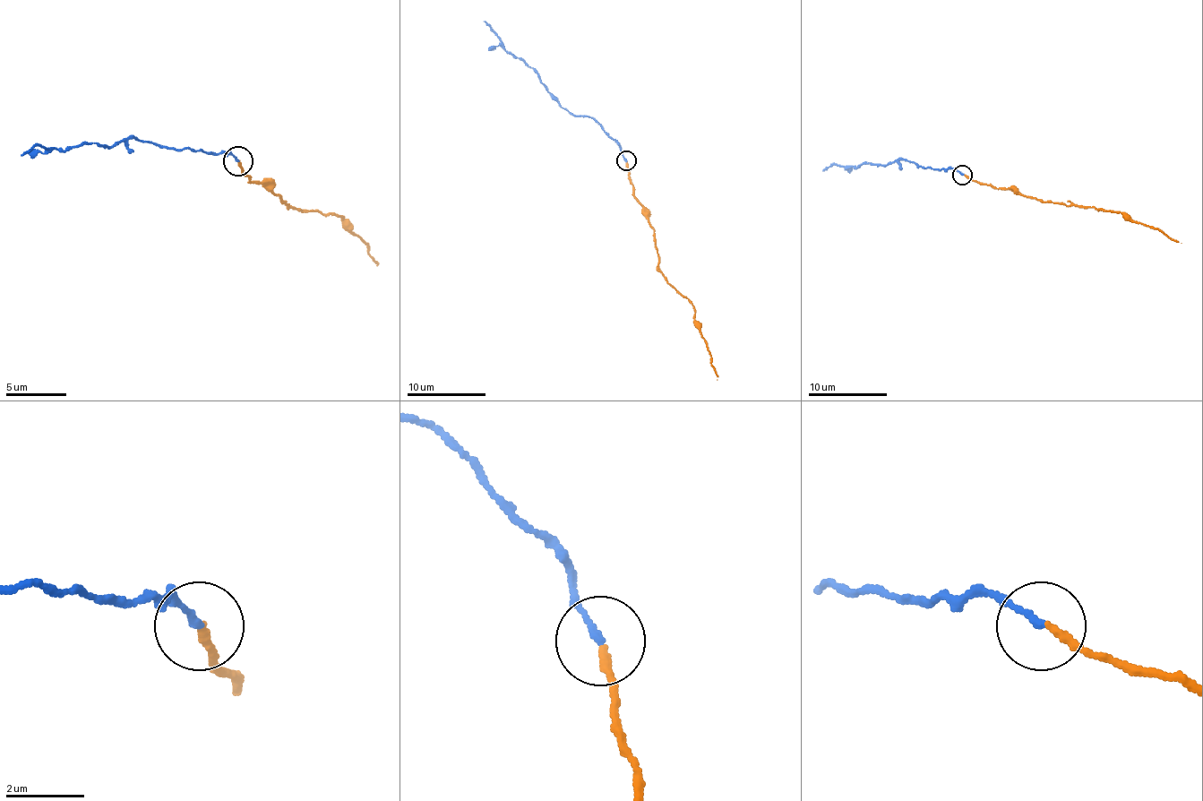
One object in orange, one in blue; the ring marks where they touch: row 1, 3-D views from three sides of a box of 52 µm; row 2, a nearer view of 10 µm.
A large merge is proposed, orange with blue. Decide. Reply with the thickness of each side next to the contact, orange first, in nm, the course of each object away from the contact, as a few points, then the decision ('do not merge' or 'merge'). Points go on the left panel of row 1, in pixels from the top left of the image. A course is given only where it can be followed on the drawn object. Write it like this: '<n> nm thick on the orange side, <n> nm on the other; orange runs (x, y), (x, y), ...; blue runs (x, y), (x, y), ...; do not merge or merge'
200 nm thick on the orange side, 180 nm on the other; orange runs (237, 160), (253, 181), (264, 185), (288, 209), (339, 215), (367, 245), (376, 266); blue runs (237, 160), (228, 151), (158, 148), (137, 139), (107, 145), (92, 142), (53, 148), (35, 145), (20, 154); merge

